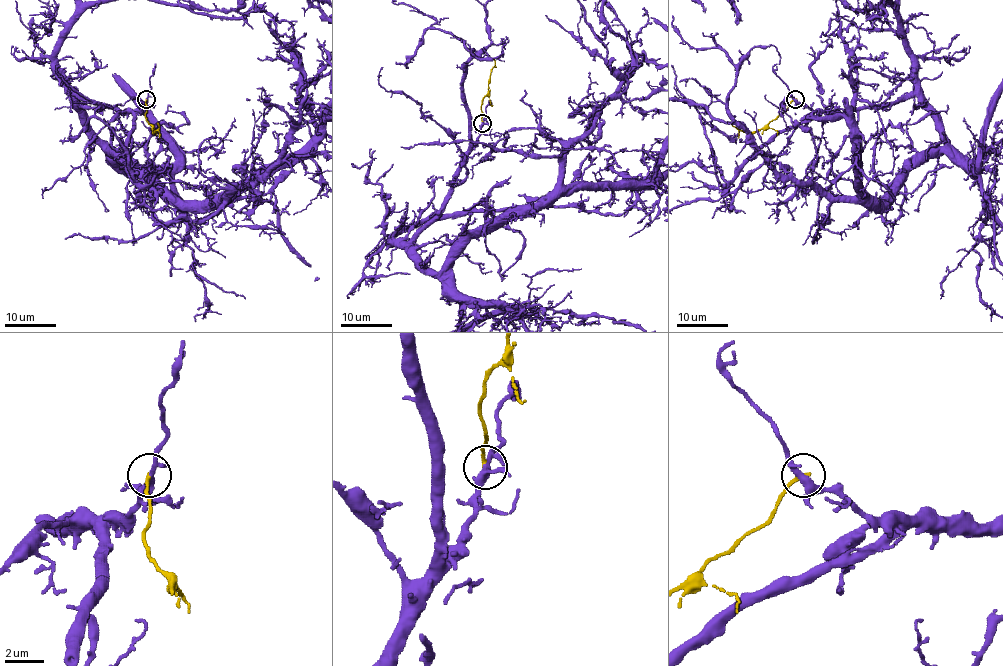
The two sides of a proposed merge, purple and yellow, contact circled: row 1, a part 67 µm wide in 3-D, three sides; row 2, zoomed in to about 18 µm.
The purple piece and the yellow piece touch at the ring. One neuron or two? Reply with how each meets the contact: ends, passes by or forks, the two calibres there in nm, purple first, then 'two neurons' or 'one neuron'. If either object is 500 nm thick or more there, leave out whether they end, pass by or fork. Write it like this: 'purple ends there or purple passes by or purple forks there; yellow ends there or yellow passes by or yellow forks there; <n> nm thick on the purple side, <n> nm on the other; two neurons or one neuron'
purple forks there; yellow ends there; 280 nm thick on the purple side, 200 nm on the other; two neurons

